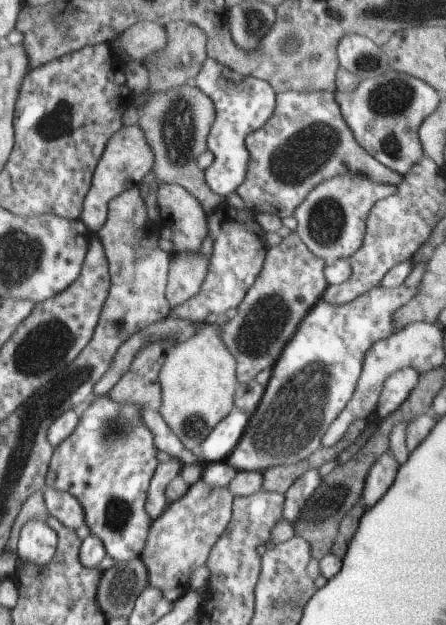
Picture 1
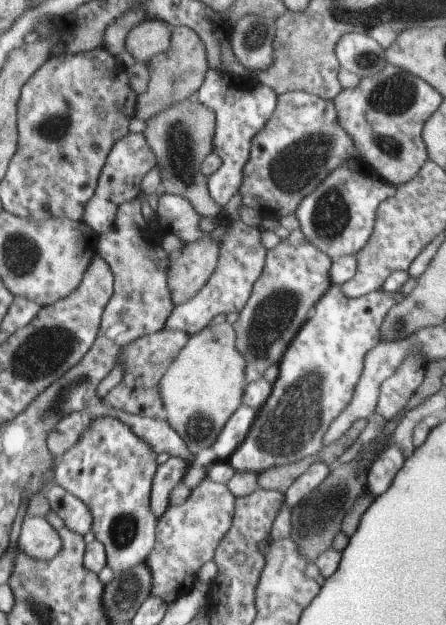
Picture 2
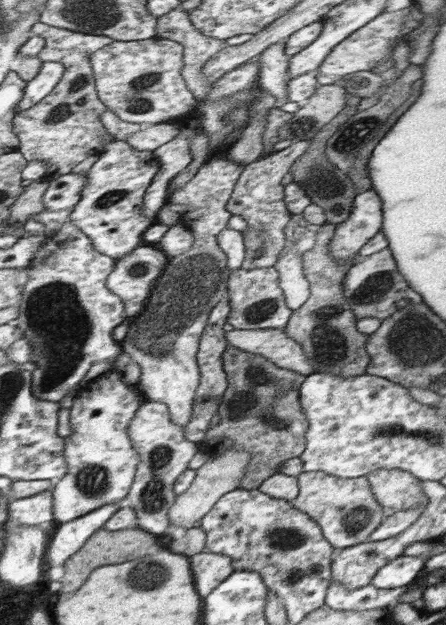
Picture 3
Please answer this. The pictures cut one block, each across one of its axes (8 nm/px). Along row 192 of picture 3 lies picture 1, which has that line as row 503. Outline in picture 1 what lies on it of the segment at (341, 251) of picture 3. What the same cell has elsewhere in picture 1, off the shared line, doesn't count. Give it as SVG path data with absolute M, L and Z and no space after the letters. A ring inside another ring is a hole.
M389 452L383 454L383 456L373 464L373 468L371 468L369 474L367 474L365 488L363 488L363 500L361 500L363 514L369 512L369 510L389 492L391 484L395 482L397 470L399 470L399 464L395 462L395 458L393 458Z

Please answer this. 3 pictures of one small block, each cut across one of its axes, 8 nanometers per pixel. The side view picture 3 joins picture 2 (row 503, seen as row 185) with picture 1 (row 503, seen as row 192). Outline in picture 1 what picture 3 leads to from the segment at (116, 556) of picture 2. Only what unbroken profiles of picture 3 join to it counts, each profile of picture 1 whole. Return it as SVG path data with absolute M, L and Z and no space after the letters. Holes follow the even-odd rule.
M111 390L105 396L89 398L85 406L87 412L81 416L77 428L59 444L51 458L47 488L77 496L85 506L91 534L103 540L115 564L125 564L141 558L151 540L155 520L147 512L147 500L151 482L161 466L157 460L159 446L155 442L155 432L143 418L145 410L141 404L115 400Z

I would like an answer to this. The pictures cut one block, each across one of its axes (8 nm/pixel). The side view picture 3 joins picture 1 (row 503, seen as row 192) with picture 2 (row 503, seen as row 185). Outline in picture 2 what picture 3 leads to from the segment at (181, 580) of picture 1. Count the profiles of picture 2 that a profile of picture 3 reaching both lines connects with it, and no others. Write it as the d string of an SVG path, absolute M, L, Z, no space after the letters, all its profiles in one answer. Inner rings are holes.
M205 478L195 490L191 500L183 508L169 508L169 512L159 522L161 544L155 546L151 554L149 568L153 572L153 596L161 598L165 604L173 604L183 594L195 588L195 574L199 566L215 558L215 550L229 534L235 518L235 494L227 484L215 484Z

